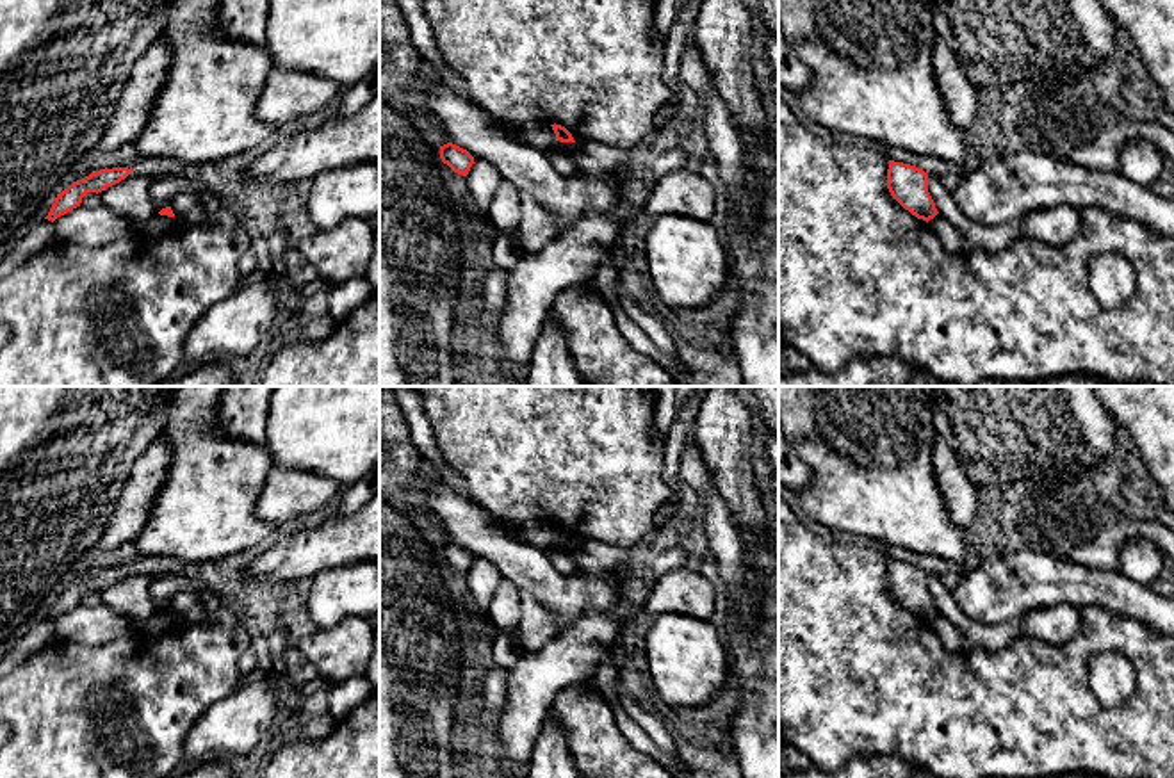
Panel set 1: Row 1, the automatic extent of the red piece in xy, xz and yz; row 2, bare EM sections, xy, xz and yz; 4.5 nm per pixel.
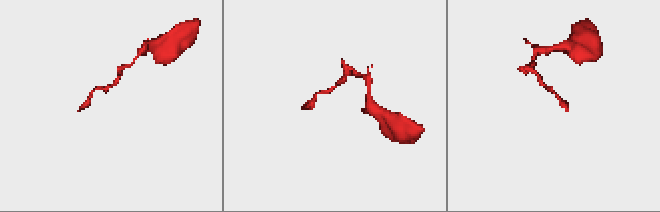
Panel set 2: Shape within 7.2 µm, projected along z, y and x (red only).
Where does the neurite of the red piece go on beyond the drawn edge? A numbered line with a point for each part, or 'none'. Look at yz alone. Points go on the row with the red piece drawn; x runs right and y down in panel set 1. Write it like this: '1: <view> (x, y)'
none

